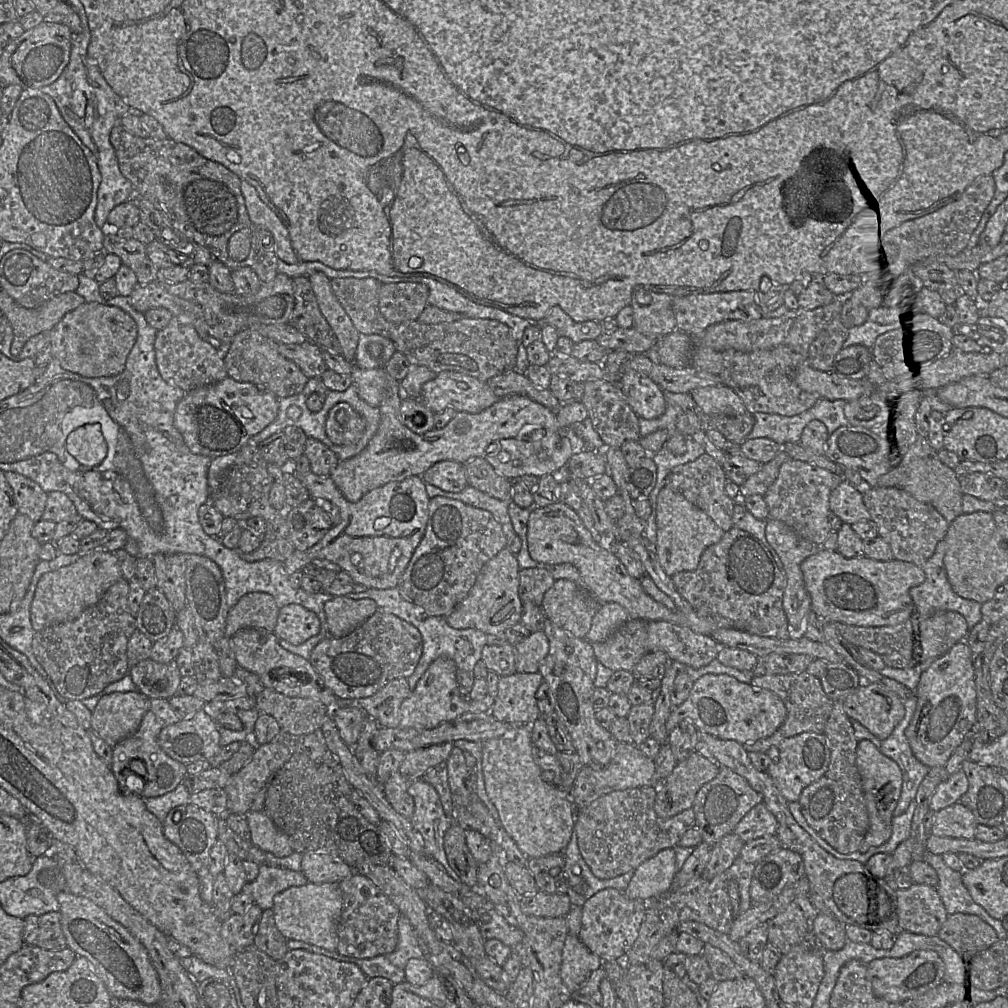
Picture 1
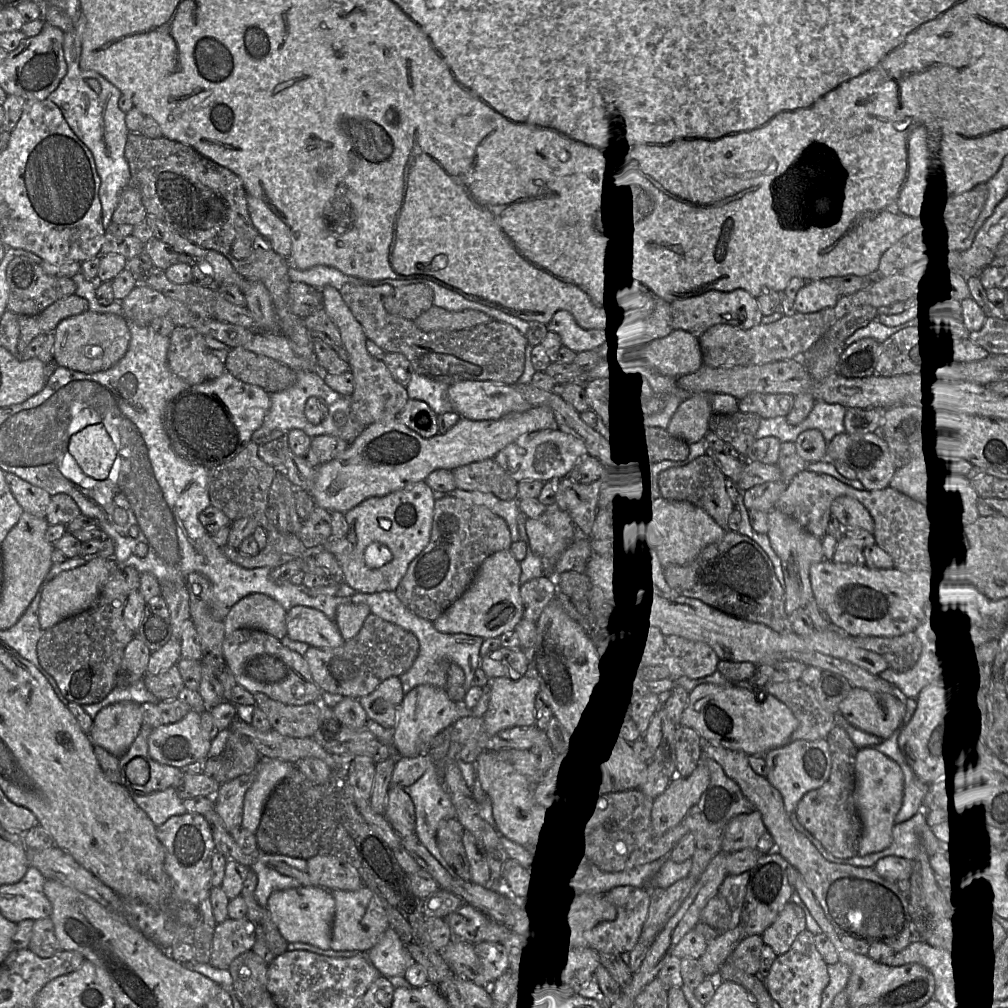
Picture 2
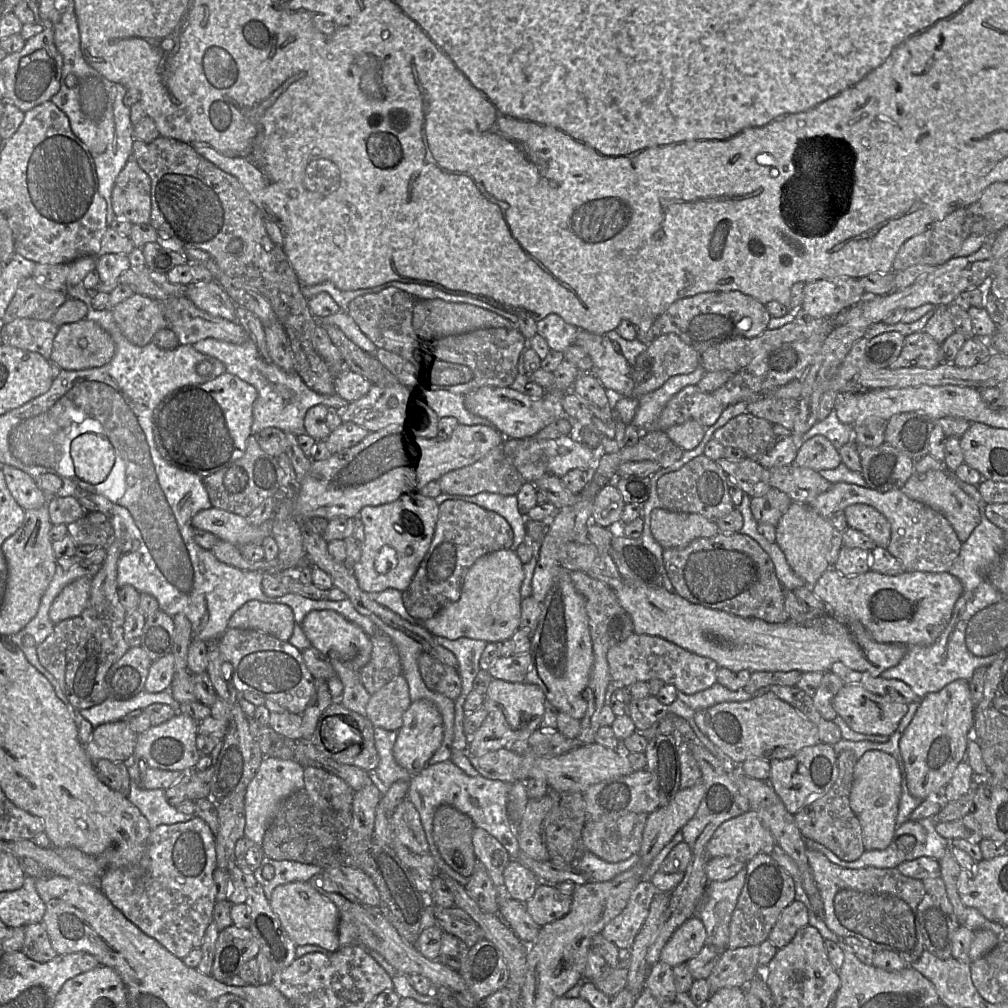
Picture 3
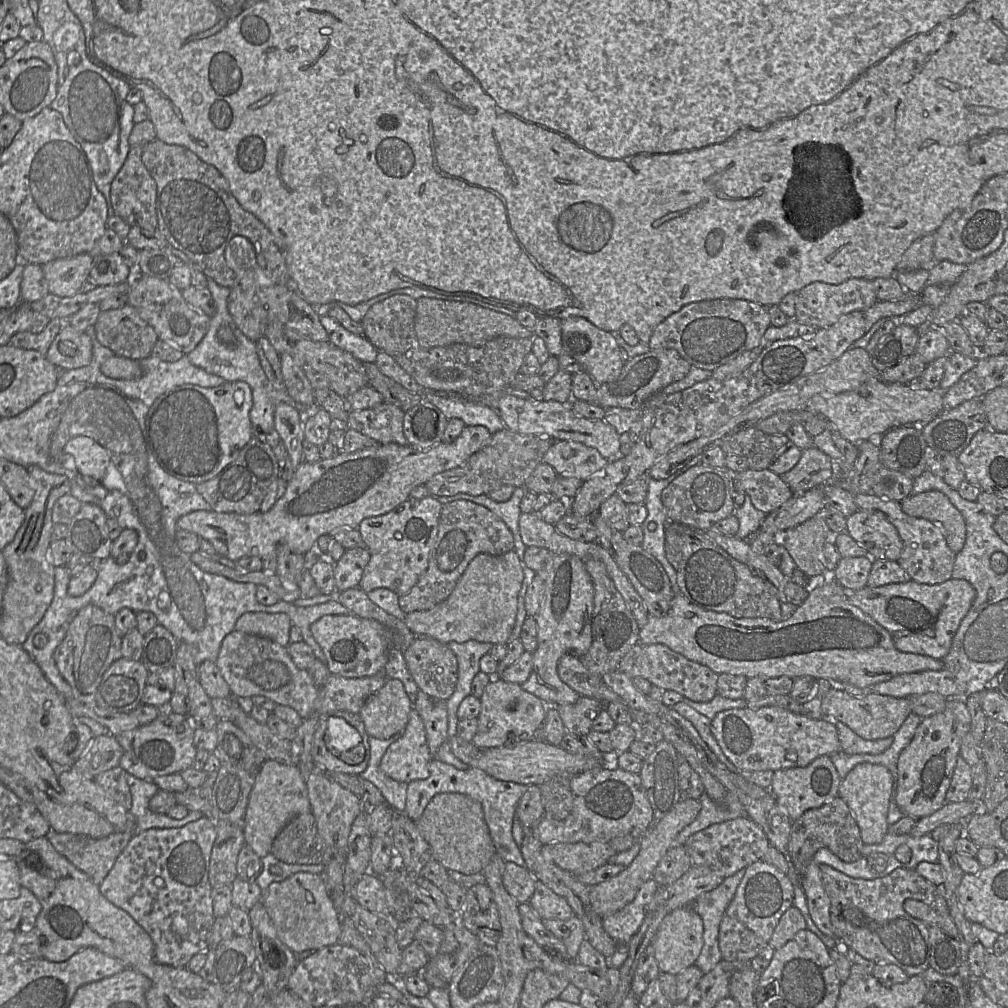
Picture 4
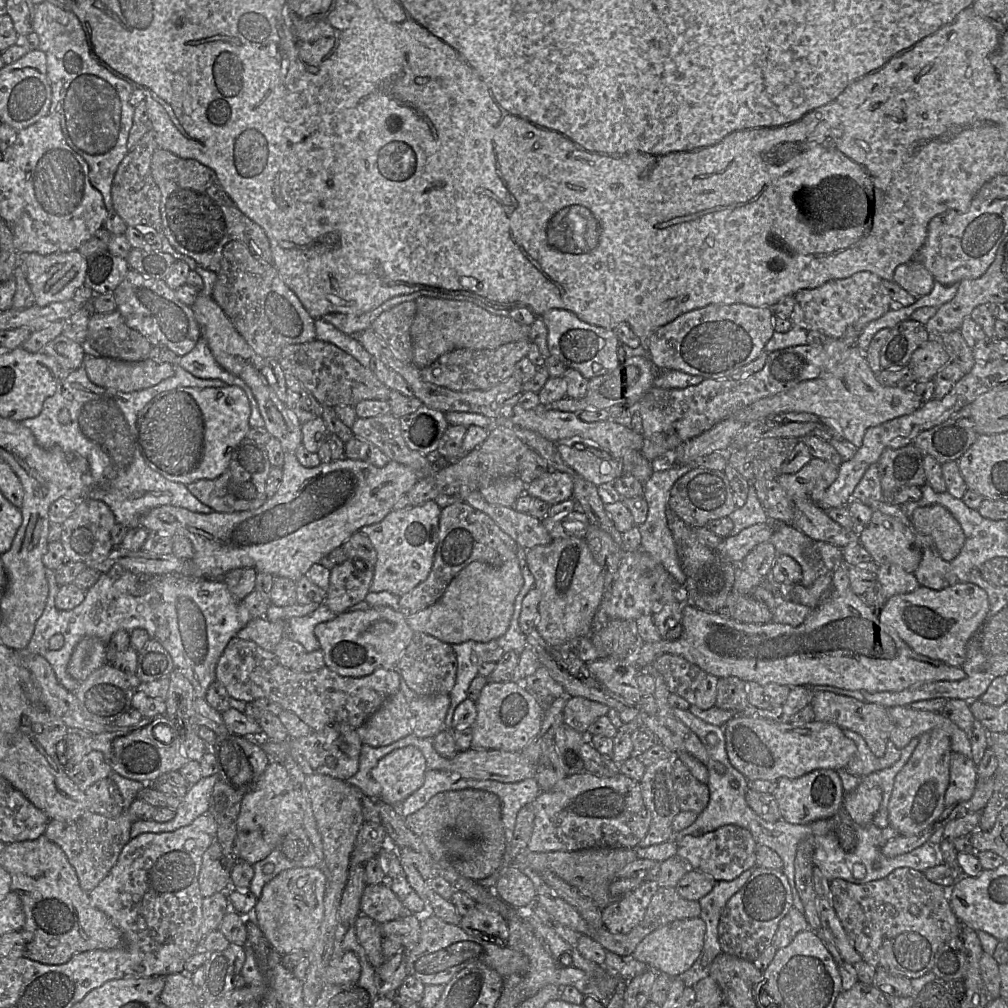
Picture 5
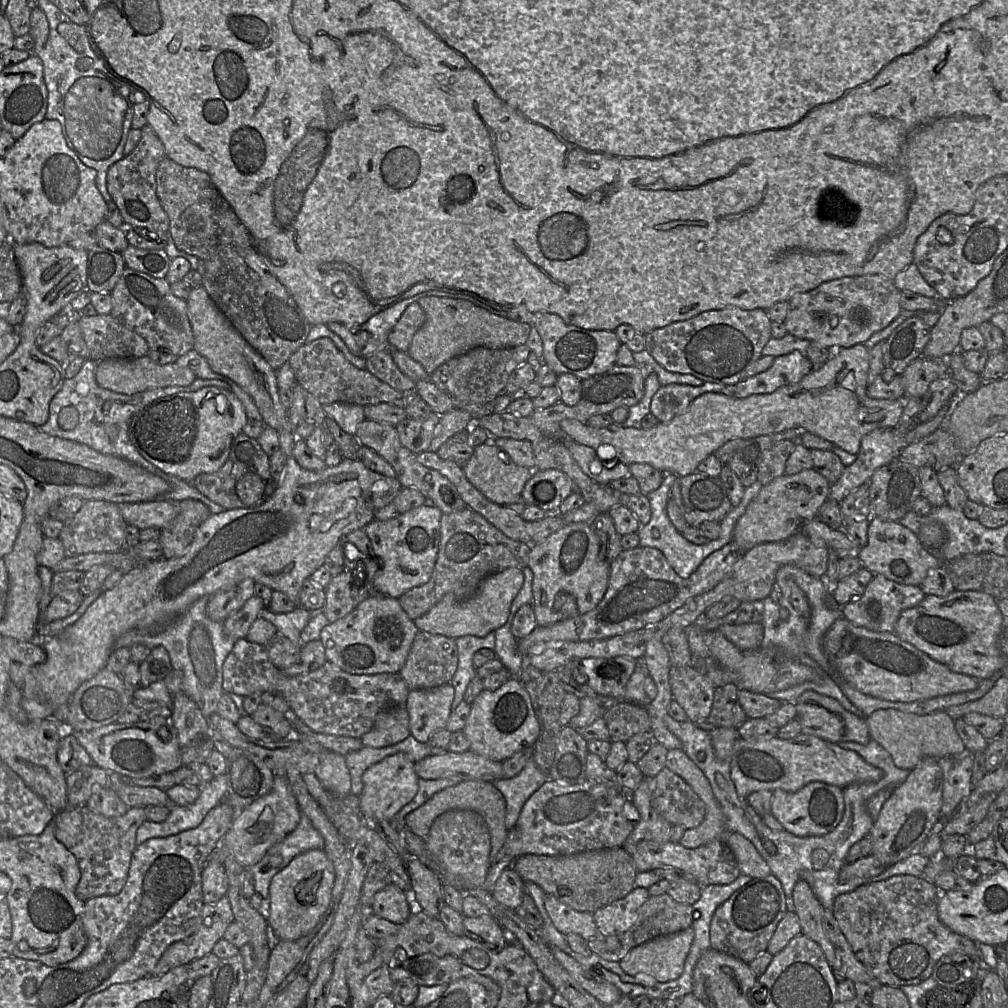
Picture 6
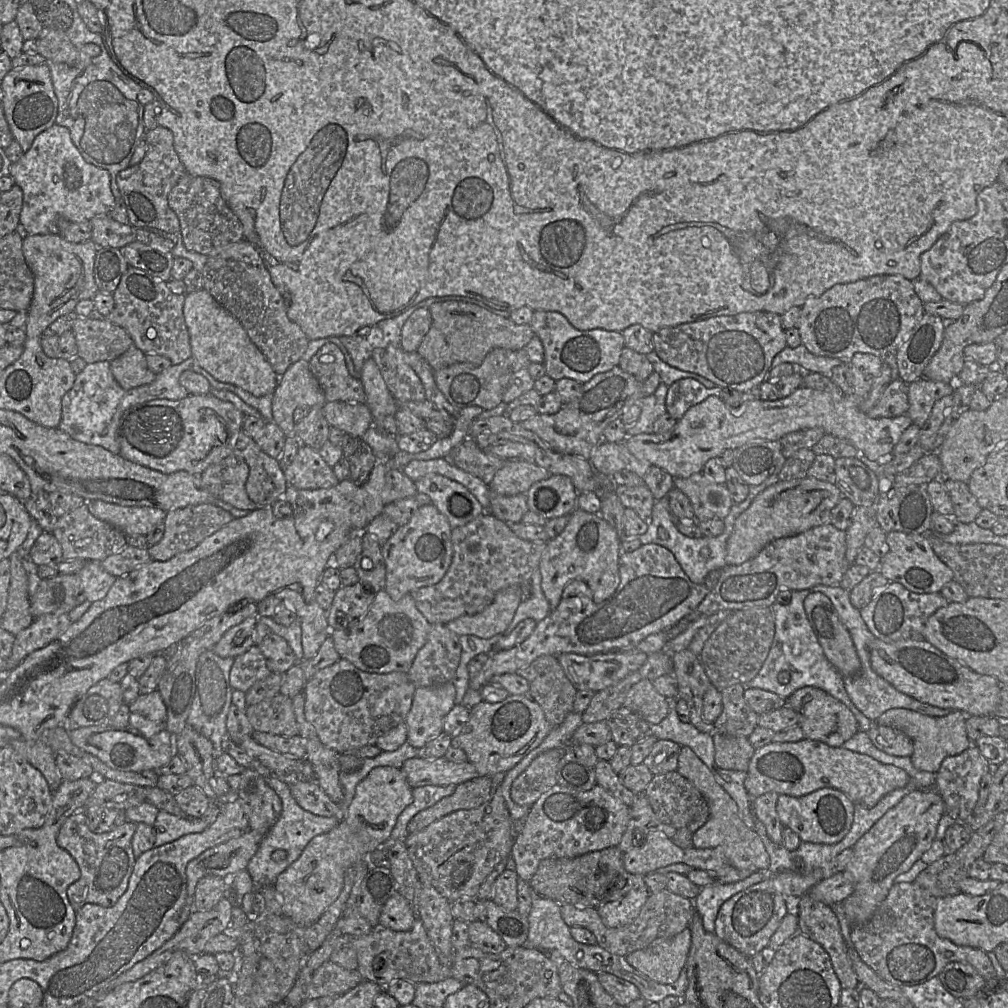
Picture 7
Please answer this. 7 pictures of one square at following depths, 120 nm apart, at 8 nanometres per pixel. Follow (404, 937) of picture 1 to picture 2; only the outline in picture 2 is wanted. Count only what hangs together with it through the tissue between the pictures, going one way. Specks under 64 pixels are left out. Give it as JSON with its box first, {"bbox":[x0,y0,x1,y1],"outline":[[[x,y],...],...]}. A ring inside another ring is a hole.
{"bbox":[367,927,416,978],"outline":[[[390,927],[367,952],[367,959],[386,978],[403,976],[416,963],[398,934]]]}

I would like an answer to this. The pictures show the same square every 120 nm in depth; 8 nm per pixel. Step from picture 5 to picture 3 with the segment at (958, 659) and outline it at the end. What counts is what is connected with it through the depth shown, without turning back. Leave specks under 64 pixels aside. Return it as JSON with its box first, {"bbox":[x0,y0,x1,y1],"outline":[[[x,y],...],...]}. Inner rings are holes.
{"bbox":[812,567,963,646],"outline":[[[830,567],[816,581],[812,591],[835,612],[860,622],[877,642],[929,646],[937,641],[948,625],[954,605],[963,592],[963,585],[957,577],[948,572],[905,571],[890,576],[869,570],[855,576],[844,576]]]}

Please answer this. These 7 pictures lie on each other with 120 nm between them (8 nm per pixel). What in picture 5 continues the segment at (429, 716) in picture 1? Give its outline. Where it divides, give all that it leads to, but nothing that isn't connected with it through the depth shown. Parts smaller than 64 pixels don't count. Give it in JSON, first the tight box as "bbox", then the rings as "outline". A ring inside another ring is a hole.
{"bbox":[371,746,427,806],"outline":[[[415,746],[391,751],[371,770],[380,786],[378,799],[392,806],[400,804],[423,784],[427,770],[426,760]]]}

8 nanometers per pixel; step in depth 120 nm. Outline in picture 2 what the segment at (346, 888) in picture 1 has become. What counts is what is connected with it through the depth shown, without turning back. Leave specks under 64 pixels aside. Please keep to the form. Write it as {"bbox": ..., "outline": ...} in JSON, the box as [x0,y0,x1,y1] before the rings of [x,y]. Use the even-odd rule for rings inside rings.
{"bbox":[330,885,390,952],"outline":[[[364,885],[354,891],[330,891],[332,891],[335,899],[331,949],[335,951],[368,952],[390,927],[384,902],[376,893]]]}

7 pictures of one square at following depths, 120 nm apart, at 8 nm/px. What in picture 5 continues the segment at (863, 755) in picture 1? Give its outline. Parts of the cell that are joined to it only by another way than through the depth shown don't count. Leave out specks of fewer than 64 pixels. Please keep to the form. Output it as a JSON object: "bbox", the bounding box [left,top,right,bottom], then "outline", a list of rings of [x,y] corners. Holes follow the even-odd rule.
{"bbox":[843,779,881,826],"outline":[[[862,779],[854,790],[845,793],[843,809],[854,823],[868,826],[873,822],[881,802],[881,789],[877,786],[868,786]]]}

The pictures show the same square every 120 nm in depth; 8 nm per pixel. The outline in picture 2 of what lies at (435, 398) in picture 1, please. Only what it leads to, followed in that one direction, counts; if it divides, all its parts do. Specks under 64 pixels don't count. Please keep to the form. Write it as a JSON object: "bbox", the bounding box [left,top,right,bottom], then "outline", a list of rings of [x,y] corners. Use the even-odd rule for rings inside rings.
{"bbox":[448,381,533,420],"outline":[[[459,381],[448,387],[455,413],[470,420],[497,420],[533,406],[512,385],[494,381]]]}

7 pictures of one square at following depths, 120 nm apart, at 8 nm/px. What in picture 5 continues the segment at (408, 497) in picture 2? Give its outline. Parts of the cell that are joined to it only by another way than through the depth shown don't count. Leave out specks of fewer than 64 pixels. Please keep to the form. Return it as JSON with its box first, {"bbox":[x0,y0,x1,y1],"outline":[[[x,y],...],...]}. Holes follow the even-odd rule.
{"bbox":[359,500,441,597],"outline":[[[428,500],[423,504],[392,510],[381,521],[359,530],[369,538],[376,552],[369,592],[386,591],[400,597],[428,577],[438,545],[440,513],[441,507],[434,500]]]}

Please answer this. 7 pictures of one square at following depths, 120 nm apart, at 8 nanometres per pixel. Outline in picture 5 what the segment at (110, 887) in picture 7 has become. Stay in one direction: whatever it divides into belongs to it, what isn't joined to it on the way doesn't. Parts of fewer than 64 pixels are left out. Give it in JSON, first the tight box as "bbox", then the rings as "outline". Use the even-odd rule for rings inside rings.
{"bbox":[45,798,158,893],"outline":[[[136,798],[118,817],[110,818],[87,811],[72,822],[49,820],[45,835],[63,850],[76,871],[80,887],[83,891],[90,893],[108,875],[117,863],[122,849],[131,840],[130,831],[133,822],[152,819],[156,809],[158,808]]]}

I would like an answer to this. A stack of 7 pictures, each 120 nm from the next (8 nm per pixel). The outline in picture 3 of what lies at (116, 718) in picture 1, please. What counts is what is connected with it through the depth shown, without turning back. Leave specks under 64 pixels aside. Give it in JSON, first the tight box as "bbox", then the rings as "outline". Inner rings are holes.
{"bbox":[85,720,137,765],"outline":[[[124,720],[105,723],[94,728],[85,752],[95,765],[100,759],[128,760],[134,755],[137,733]]]}

